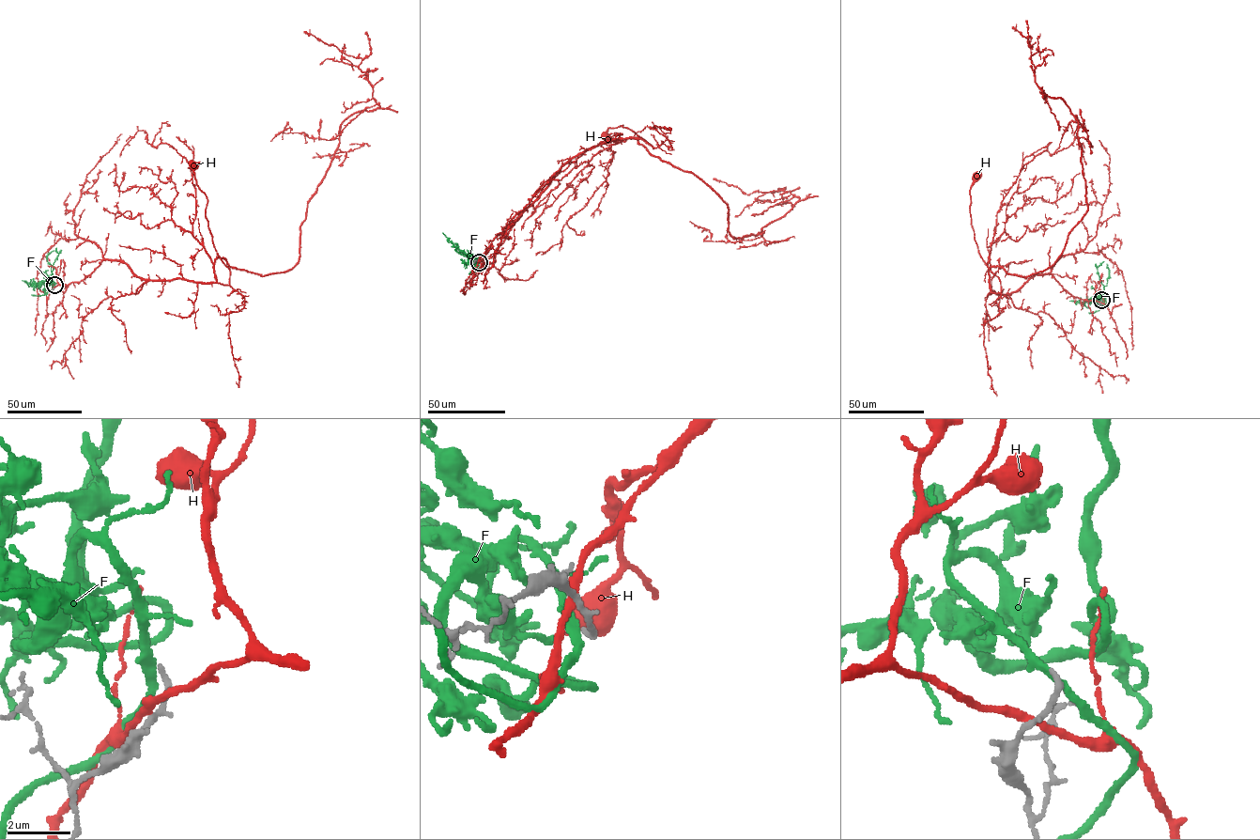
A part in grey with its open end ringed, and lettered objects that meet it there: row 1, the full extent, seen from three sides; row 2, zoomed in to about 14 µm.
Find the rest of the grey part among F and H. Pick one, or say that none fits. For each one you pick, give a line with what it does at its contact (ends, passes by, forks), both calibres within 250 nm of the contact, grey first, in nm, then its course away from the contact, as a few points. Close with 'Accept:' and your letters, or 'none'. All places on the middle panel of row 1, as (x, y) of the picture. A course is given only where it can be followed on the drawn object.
Accept: none

